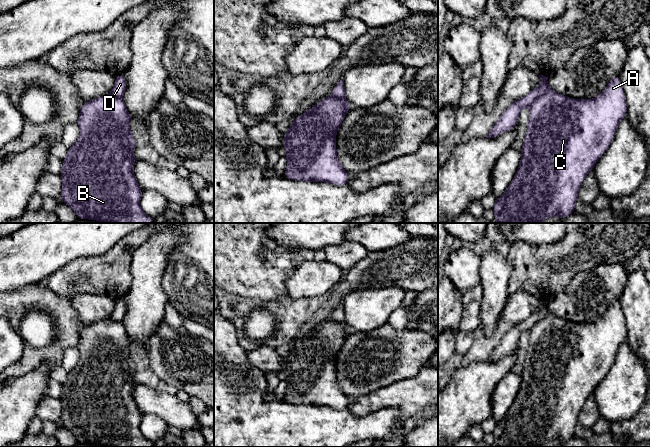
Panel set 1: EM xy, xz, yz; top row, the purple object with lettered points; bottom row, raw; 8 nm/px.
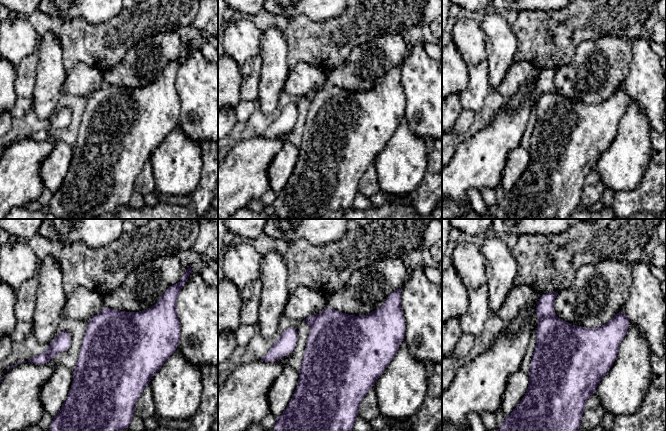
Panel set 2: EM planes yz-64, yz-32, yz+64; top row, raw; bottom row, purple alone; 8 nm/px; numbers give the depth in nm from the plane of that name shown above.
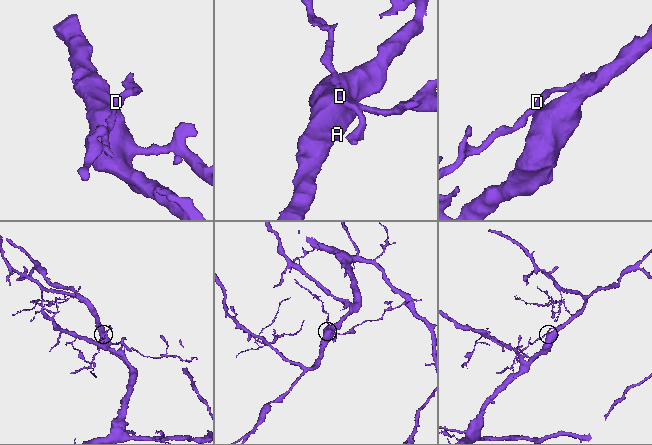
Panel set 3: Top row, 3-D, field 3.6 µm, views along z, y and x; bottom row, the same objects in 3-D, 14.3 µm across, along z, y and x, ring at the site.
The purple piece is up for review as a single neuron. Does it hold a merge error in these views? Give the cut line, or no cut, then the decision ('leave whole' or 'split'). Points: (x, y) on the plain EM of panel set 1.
cut in yz along (549, 312), (540, 318), (530, 331); split

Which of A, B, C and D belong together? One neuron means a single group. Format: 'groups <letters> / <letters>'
groups A B C / D

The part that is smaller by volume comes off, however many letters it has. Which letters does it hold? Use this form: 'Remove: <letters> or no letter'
Remove: D

